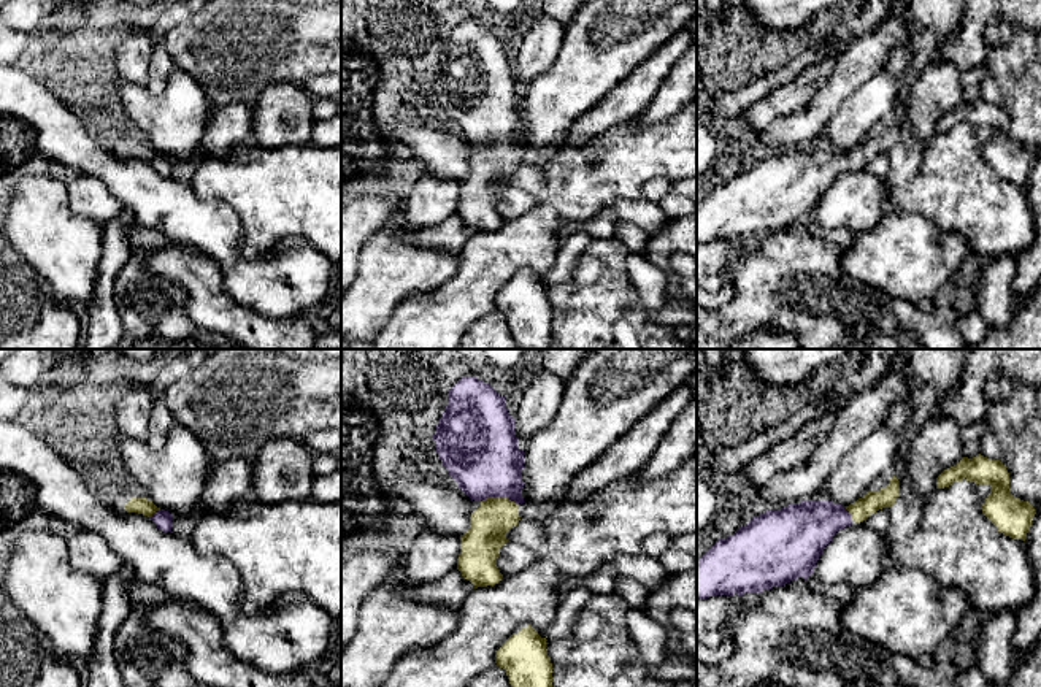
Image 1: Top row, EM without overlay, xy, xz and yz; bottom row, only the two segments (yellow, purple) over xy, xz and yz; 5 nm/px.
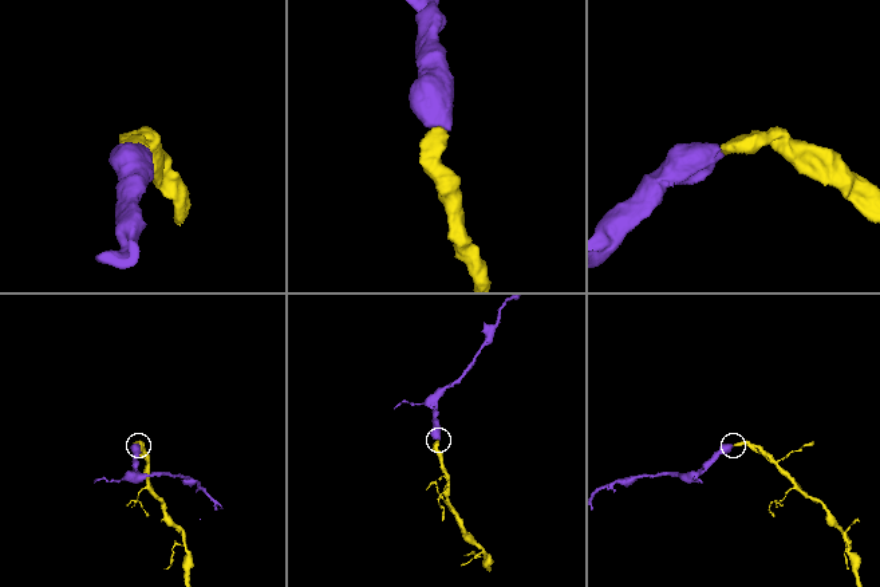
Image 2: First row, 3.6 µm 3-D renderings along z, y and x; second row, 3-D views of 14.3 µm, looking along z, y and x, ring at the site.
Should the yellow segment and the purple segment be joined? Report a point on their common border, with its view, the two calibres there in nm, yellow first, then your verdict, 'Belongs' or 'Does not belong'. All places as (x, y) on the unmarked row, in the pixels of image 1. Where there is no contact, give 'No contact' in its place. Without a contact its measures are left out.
Touches yellow at xz (500, 142). Thickness 200 nm (yellow) against 380 nm. Belongs

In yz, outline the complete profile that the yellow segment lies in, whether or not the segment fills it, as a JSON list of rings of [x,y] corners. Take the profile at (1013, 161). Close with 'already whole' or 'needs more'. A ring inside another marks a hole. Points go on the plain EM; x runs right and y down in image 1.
[[[978,98],[973,103],[963,102],[957,109],[944,114],[936,122],[936,133],[952,130],[955,125],[970,125],[990,130],[984,144],[982,159],[1001,176],[1014,184],[1027,184],[1036,154],[1011,138],[1009,117],[1003,106]]]; already whole

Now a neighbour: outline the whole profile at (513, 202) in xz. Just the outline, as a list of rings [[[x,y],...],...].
[[[508,186],[500,192],[497,211],[503,221],[509,221],[524,214],[533,205],[535,205],[533,192]]]

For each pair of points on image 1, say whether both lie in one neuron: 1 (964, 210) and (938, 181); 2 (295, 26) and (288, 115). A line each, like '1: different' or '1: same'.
1: same
2: different

